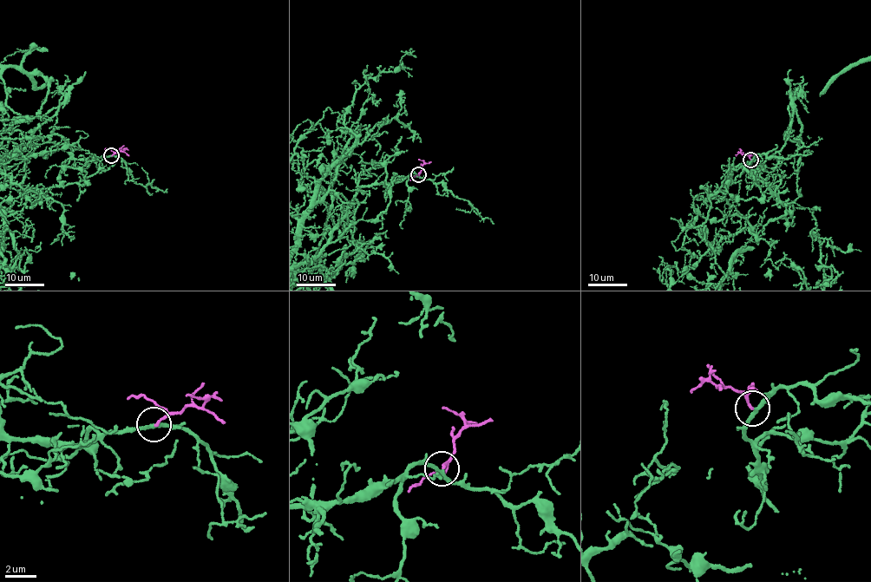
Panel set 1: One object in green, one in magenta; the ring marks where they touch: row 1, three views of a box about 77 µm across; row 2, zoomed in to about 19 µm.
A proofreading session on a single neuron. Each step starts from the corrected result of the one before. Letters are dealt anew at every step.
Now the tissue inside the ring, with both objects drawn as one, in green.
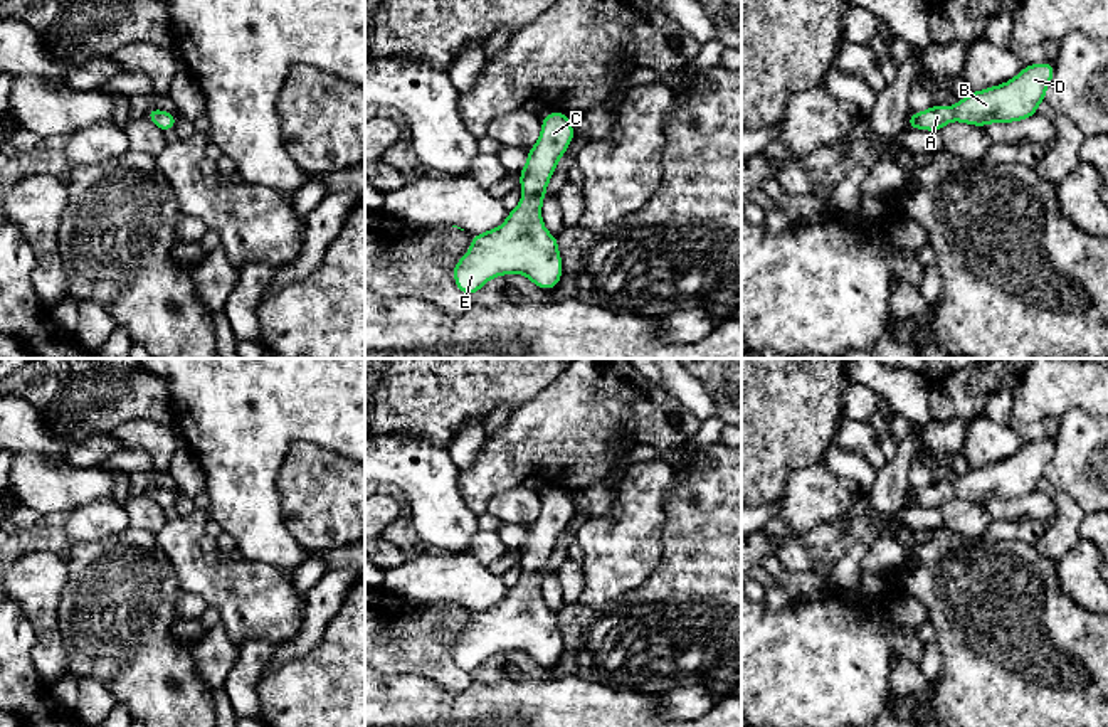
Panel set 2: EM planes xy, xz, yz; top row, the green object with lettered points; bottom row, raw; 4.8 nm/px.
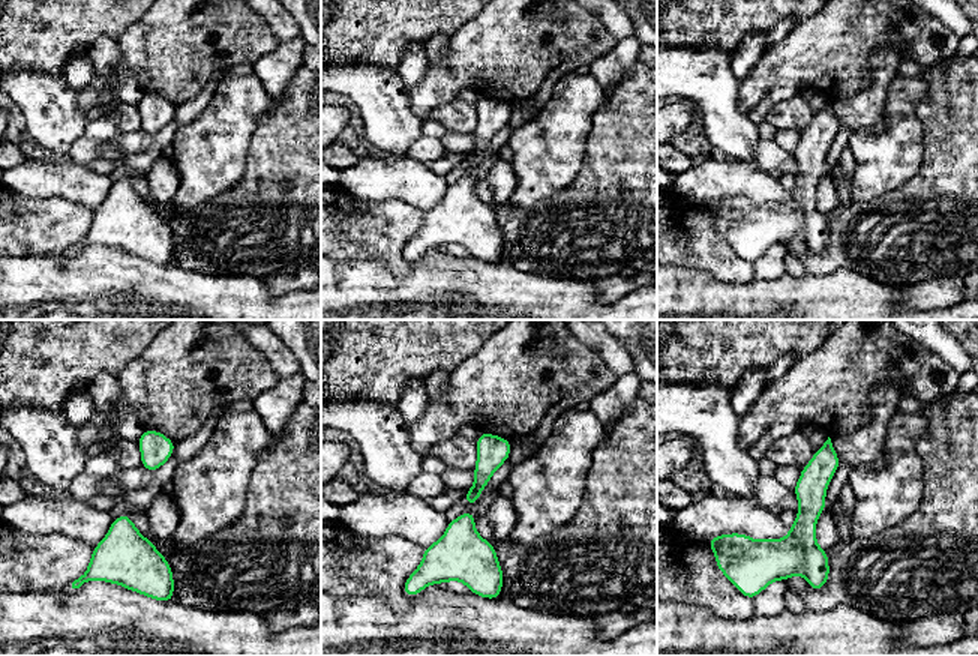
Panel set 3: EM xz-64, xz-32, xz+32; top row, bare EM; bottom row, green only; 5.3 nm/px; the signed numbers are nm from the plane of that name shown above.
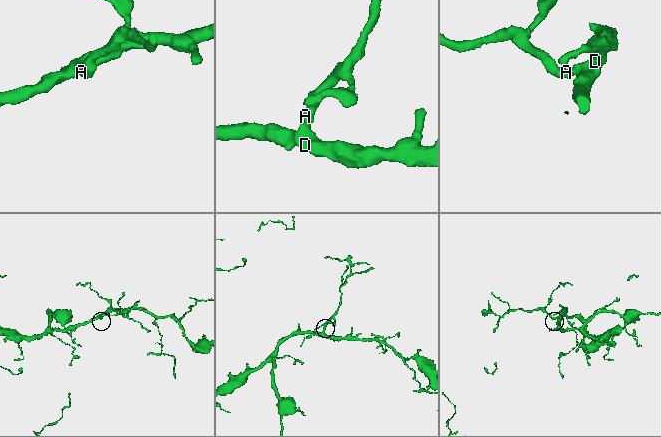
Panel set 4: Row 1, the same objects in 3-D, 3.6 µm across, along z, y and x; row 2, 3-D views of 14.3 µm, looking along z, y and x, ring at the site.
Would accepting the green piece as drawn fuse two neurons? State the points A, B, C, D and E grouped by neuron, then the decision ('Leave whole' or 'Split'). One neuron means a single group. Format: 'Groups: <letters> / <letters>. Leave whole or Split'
Groups: A B C D E. Leave whole

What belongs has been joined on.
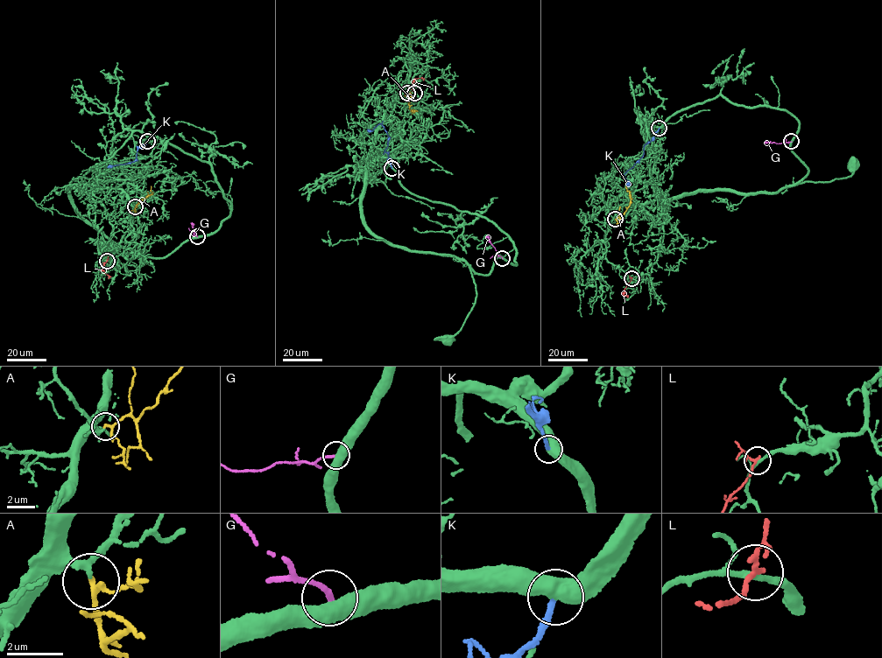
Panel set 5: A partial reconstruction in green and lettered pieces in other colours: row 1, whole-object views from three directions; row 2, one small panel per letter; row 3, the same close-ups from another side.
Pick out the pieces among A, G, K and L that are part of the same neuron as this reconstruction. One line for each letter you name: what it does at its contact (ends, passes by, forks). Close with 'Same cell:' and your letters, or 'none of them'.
A: It passes by
Same cell: A

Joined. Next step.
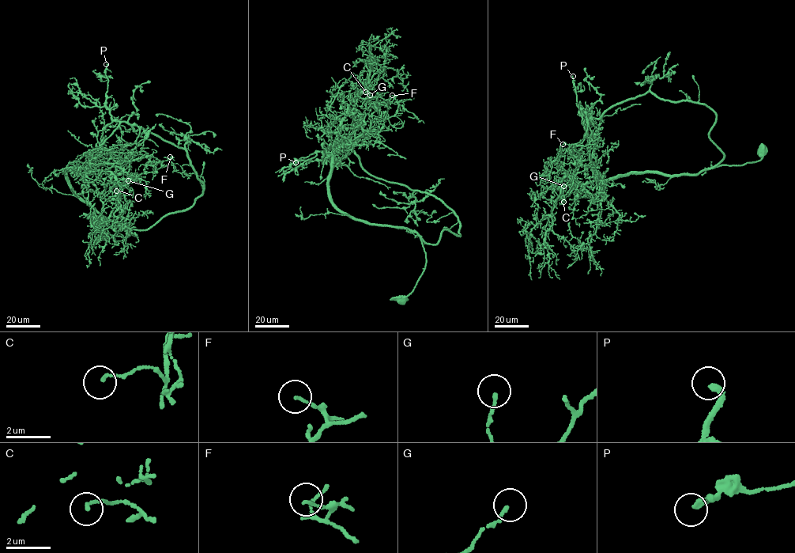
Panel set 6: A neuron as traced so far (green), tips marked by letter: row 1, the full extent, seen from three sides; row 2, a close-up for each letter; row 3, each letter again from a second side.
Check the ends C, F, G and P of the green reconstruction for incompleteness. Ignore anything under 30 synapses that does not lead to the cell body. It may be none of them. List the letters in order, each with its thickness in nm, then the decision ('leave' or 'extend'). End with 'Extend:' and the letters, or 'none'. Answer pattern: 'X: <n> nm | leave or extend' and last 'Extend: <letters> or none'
C: 120 nm | leave
F: 120 nm | leave
G: 140 nm | leave
P: 240 nm | extend
Extend: P

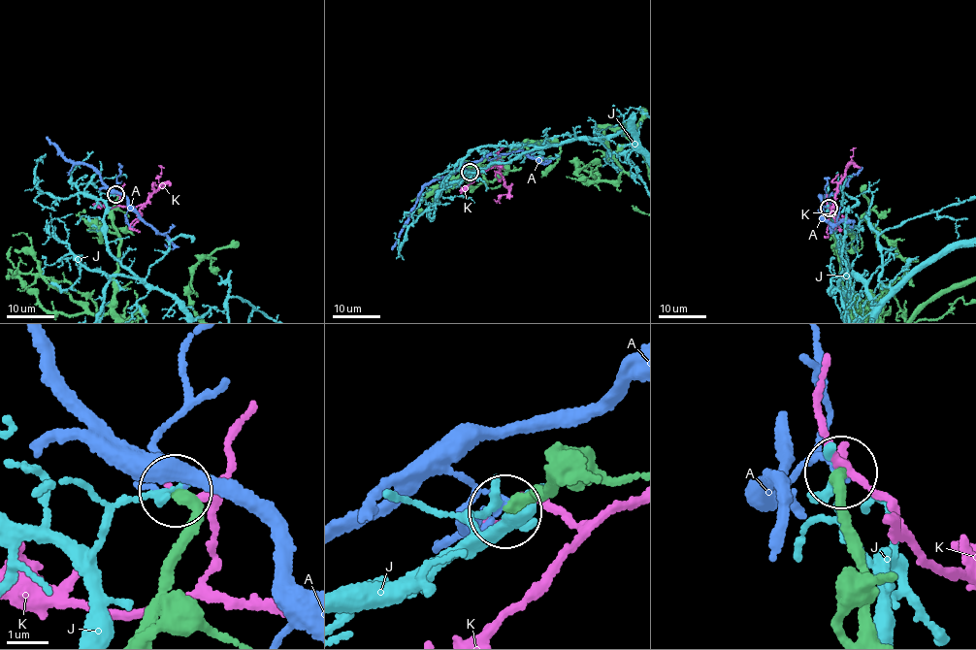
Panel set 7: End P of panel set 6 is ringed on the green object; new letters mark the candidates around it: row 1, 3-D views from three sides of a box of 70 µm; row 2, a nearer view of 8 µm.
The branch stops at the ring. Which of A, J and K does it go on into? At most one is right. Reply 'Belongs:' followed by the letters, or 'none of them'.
Belongs: none of them

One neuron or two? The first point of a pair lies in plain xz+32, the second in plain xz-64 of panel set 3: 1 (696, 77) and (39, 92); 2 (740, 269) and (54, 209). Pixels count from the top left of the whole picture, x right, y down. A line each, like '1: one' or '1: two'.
1: one
2: one

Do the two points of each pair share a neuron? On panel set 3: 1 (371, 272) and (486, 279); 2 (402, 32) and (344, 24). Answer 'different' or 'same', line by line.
1: same
2: same

